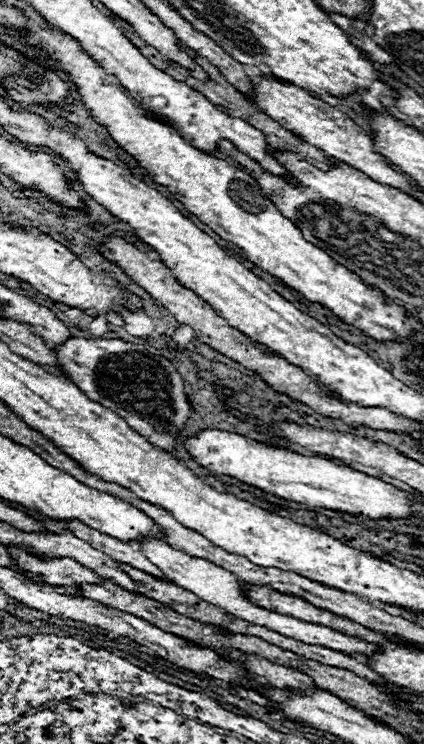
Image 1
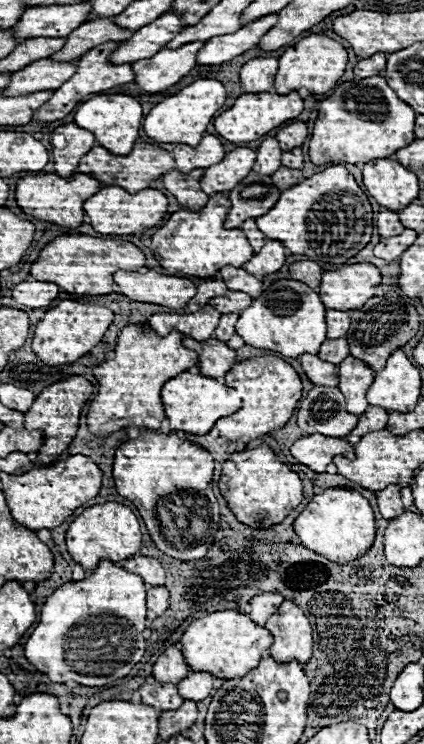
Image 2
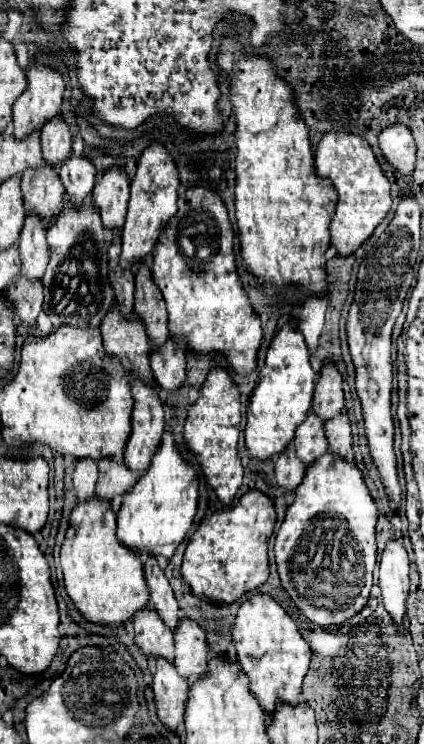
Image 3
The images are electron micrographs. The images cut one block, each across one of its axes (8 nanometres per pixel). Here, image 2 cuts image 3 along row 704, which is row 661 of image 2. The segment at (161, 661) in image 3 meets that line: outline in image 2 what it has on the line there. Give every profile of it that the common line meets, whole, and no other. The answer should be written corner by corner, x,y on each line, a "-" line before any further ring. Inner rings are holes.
168,648
154,664
152,676
156,680
162,680
162,684
170,682
170,684
178,684
178,680
182,680
182,676
188,676
190,668
182,656
182,652
178,648

